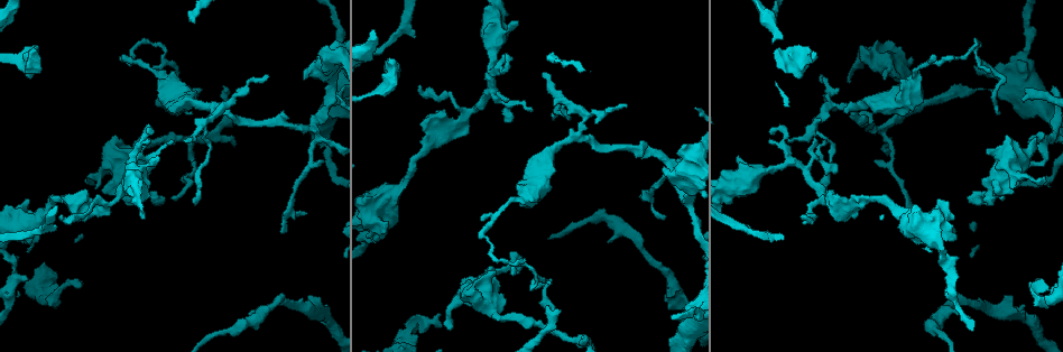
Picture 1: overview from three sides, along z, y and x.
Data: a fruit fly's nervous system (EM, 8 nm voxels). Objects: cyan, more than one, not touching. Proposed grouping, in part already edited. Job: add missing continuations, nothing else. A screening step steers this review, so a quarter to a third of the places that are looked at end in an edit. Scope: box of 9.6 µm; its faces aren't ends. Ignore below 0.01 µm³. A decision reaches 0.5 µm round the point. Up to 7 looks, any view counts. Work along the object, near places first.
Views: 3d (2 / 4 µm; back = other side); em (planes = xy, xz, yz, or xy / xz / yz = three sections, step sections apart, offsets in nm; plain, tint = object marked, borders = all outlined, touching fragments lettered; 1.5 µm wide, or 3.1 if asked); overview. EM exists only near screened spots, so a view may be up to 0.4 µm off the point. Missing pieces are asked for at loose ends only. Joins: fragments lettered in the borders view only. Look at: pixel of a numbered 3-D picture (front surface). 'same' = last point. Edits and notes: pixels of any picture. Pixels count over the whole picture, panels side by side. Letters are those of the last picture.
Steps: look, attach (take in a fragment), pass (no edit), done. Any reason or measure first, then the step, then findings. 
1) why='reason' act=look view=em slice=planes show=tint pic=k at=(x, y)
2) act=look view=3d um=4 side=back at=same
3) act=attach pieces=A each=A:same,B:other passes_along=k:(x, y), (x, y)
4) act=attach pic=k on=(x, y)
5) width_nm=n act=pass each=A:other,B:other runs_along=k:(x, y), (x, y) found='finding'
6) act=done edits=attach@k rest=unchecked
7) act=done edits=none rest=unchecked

why='an open end' act=look view=em slice=planes show=borders pic=1 at=(27, 251)

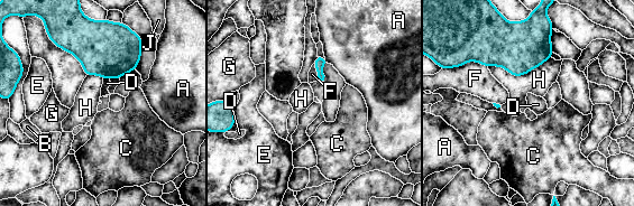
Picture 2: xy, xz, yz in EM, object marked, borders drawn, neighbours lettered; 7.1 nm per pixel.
act=pass each=A:other,B:other,C:other,D:other,E:other,F:other,G:other,H:other,J:other border=2:(487, 66), (467, 61), (441, 69) found='no lettered fragment goes on from it'

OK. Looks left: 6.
why='branch stops here' act=look view=3d um=2 pic=1 at=(986, 205)

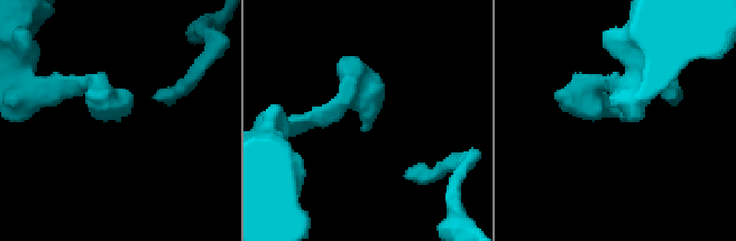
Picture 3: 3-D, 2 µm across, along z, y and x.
why='need the tissue' act=look view=em slice=planes show=plain pic=3 at=(117, 117)

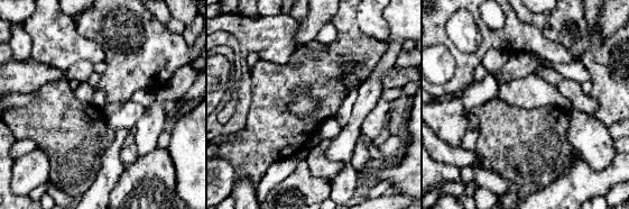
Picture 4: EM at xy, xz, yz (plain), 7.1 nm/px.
why='what lies round it' act=look view=em slice=planes show=borders at=same

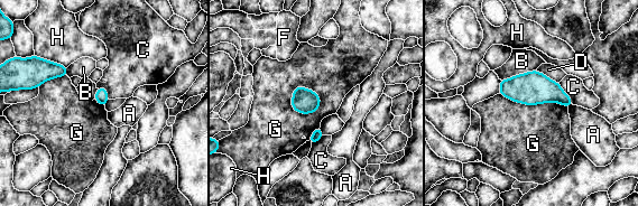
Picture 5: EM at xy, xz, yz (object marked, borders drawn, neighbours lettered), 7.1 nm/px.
act=pass each=A:other,B:other,C:other,D:other,F:other,G:other,H:other border=5:(295, 86), (320, 97), (315, 112) found='no lettered fragment goes on from it'

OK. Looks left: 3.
act=look view=3d um=4 pic=1 at=(158, 157)

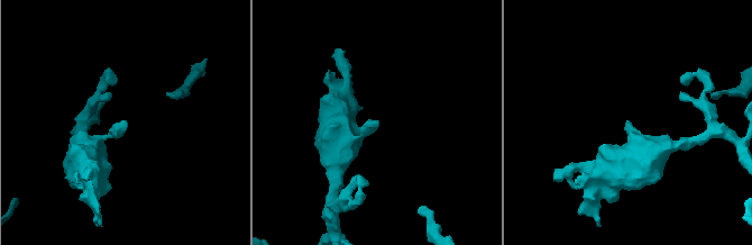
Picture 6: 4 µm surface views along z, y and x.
why='now the EM' act=look view=em slice=planes show=borders pic=6 at=(127, 124)

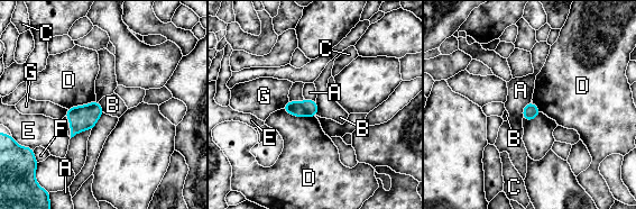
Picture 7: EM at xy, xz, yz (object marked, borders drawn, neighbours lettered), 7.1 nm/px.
act=pass each=A:other,B:other,C:other,D:other,E:other,F:other,G:other border=7:(315, 101), (316, 115) found='no lettered fragment goes on from it'

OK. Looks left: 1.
act=done edits=none rest=unchecked

